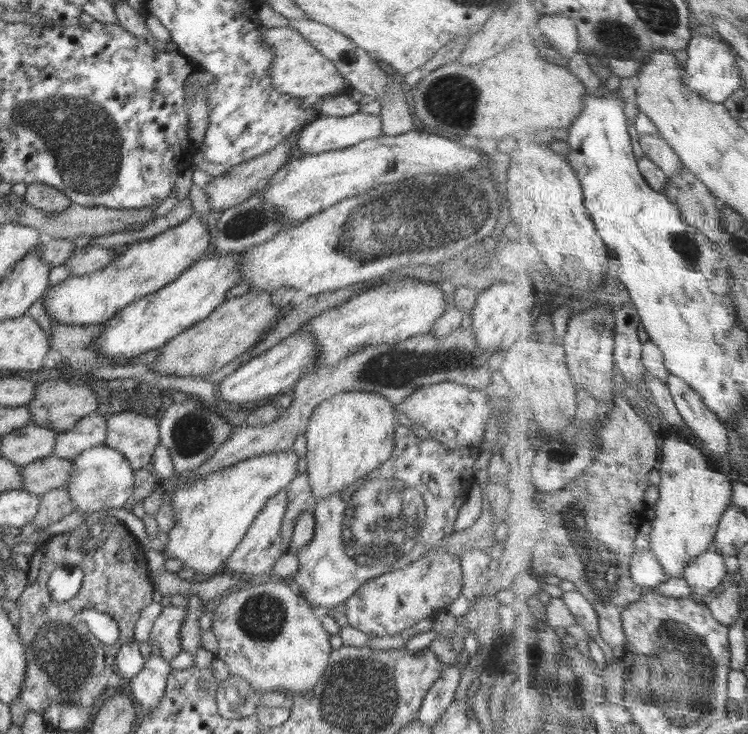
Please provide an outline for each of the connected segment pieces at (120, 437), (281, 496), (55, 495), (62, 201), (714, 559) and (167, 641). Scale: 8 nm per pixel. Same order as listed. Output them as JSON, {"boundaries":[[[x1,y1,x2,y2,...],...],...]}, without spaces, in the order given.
{"boundaries":[[[122,412,112,416,106,422,105,446,120,452,128,460,132,470,150,467,151,459,160,444,159,427,157,420,150,416,141,416,134,412]],[[286,488,279,490,272,498,267,500,264,508,260,511,260,515,256,517,256,521,250,525,244,538,237,544,234,552,224,564,226,567,228,566,228,570,233,570,234,575,247,578,251,575,267,577,270,574,276,561,285,552,285,542,282,540,279,531,288,503]],[[65,487,45,492,40,497,38,512,32,521,39,531,46,530,50,524,59,522,77,510]],[[40,182,28,184,23,197,24,202,49,215,54,215,72,204,71,200,60,190]],[[714,544,703,555,697,556,684,569,684,578,690,584,694,592,693,599,697,603,709,604,710,592,723,584,728,576,725,556]],[[164,601,160,616,153,624,149,642,160,646,160,656,168,663,182,651,180,629,186,614,187,607,175,606]]]}

